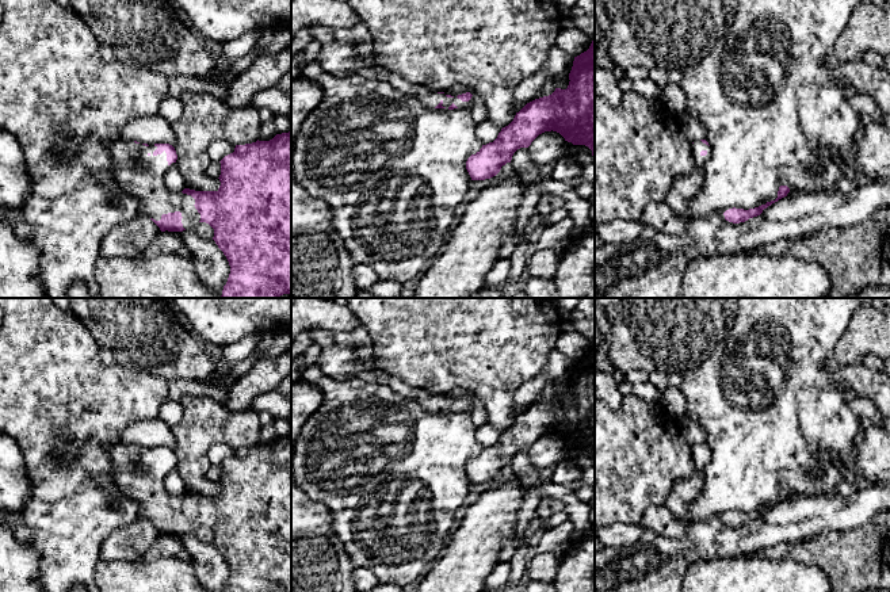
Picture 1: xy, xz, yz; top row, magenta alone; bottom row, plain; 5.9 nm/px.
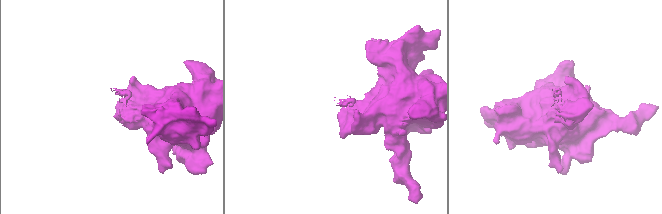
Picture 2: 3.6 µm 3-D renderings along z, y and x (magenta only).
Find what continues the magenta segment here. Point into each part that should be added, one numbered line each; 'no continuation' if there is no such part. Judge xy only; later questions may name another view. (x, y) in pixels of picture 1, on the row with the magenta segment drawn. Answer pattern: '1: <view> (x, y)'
1: xy (146, 184)

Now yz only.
1: yz (686, 187)

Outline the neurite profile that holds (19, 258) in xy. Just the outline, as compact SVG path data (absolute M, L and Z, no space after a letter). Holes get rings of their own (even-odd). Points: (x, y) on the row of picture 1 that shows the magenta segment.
M0 217L0 298L47 298L39 276L39 248L20 238L14 226Z

